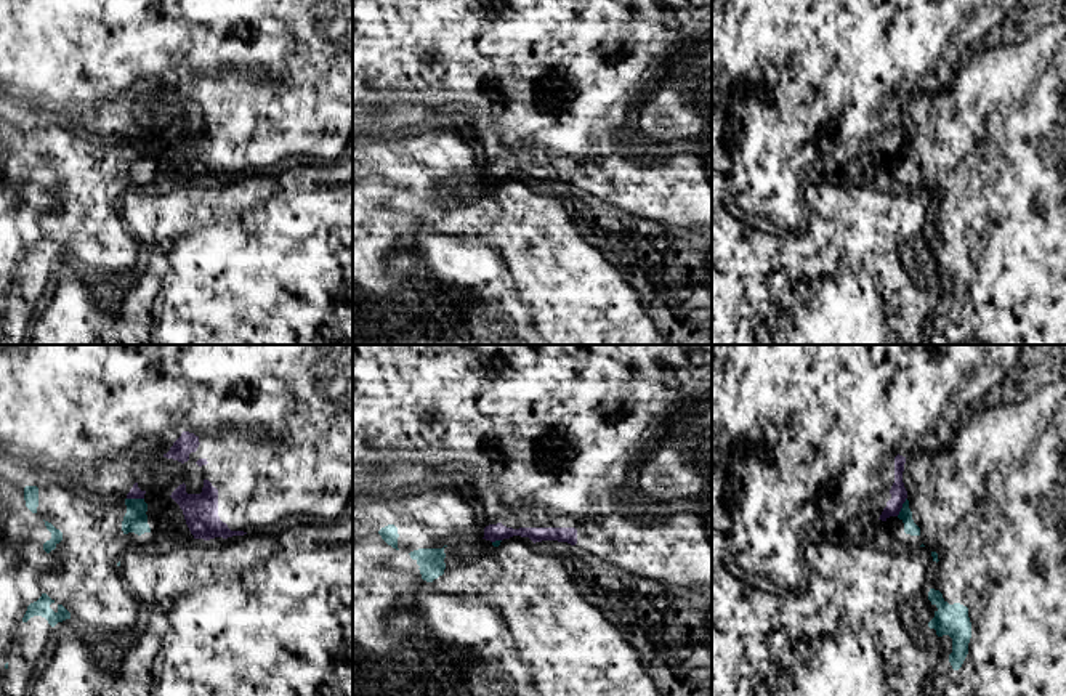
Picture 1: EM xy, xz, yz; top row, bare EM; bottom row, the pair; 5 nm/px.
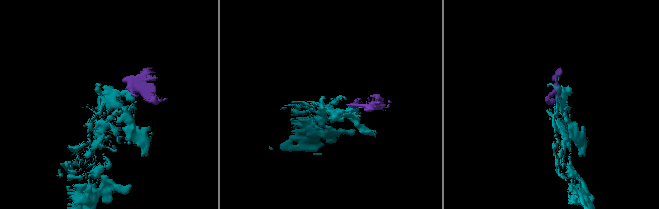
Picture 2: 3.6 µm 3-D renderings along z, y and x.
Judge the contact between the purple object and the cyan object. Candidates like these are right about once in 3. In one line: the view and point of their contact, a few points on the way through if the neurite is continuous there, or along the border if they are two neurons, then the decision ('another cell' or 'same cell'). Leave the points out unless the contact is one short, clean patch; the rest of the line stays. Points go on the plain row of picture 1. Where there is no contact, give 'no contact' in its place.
meets purple in yz at (901, 148); border along yz (906, 138), (896, 156); another cell

